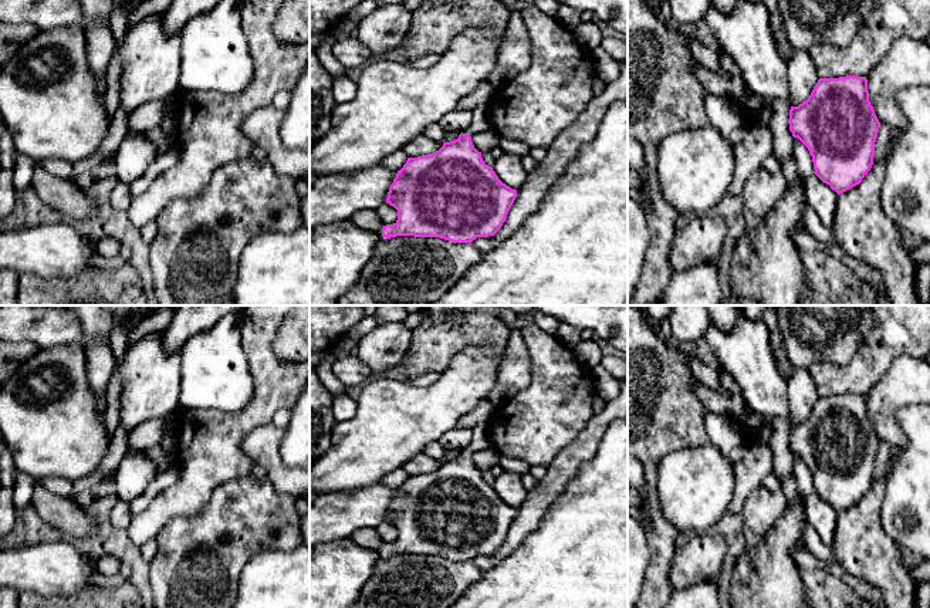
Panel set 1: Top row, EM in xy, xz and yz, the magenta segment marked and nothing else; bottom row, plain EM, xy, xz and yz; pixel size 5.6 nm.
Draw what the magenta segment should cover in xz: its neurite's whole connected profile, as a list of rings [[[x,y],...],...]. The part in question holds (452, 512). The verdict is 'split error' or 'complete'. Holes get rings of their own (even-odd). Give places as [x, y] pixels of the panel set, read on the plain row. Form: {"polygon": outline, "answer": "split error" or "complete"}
{"polygon": [[[488,422],[473,428],[473,440],[457,457],[444,460],[430,473],[407,476],[388,510],[386,521],[398,528],[398,538],[383,544],[383,555],[440,555],[452,561],[470,561],[477,555],[494,554],[501,547],[517,509],[503,501],[474,466],[471,455],[486,447],[491,447]]], "answer": "split error"}

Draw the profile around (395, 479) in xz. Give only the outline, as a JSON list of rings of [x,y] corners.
[[[399,467],[396,470],[388,473],[386,476],[383,476],[381,480],[381,484],[398,490],[403,486],[407,476],[409,474],[405,472],[405,469]]]

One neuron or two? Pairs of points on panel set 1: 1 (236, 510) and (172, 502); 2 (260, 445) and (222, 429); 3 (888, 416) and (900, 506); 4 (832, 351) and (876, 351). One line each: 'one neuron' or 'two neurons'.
1: two neurons
2: two neurons
3: two neurons
4: two neurons

